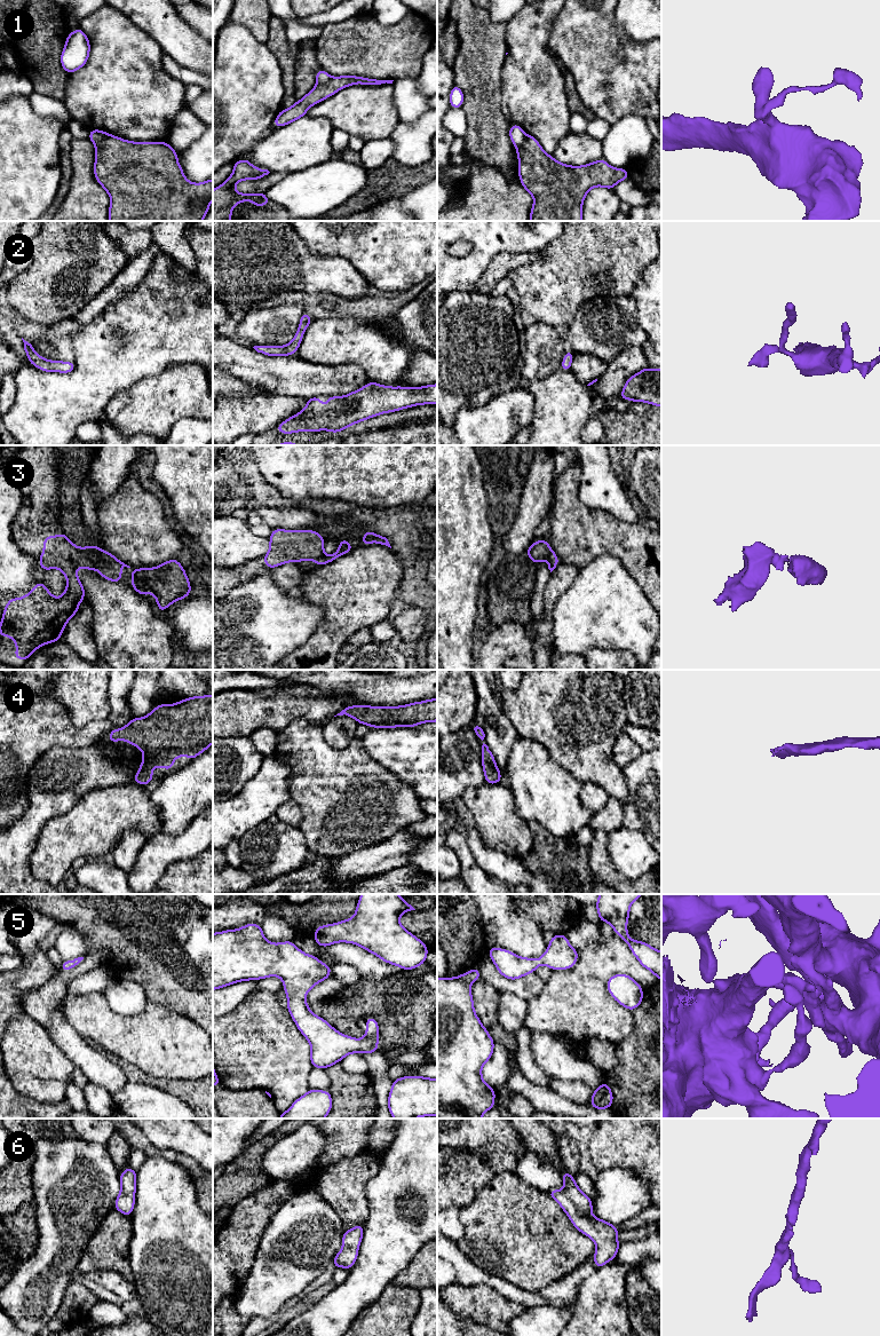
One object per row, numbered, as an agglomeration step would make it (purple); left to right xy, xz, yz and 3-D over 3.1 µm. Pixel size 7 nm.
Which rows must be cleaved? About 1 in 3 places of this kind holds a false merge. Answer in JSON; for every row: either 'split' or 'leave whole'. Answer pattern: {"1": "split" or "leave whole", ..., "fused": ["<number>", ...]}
{"1": "split", "2": "leave whole", "3": "split", "4": "leave whole", "5": "leave whole", "6": "leave whole", "fused": ["1", "3"]}

